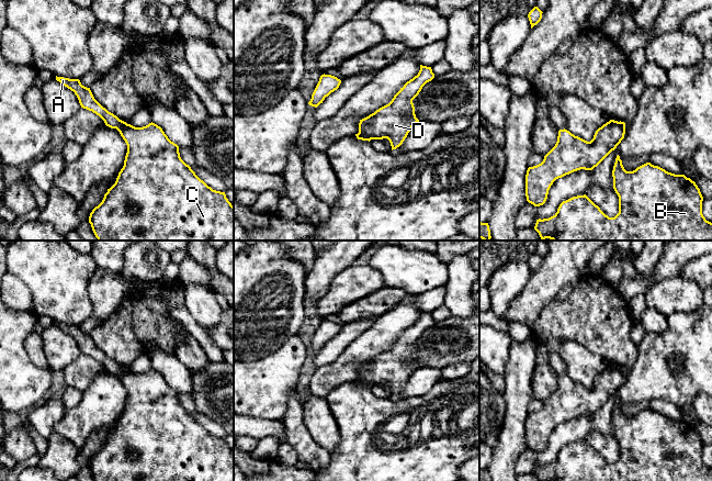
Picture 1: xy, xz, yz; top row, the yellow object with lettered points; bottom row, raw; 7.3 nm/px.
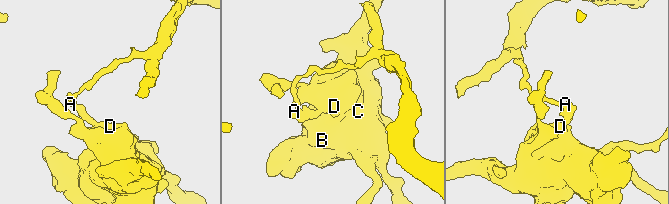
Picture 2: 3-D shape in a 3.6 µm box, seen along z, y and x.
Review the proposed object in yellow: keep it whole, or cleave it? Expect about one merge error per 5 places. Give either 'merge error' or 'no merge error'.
merge error

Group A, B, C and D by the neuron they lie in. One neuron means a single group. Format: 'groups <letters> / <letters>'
groups A / B C D

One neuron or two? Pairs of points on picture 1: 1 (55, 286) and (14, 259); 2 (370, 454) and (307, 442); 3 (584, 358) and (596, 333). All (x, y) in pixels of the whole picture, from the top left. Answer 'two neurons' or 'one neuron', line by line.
1: one neuron
2: two neurons
3: two neurons

